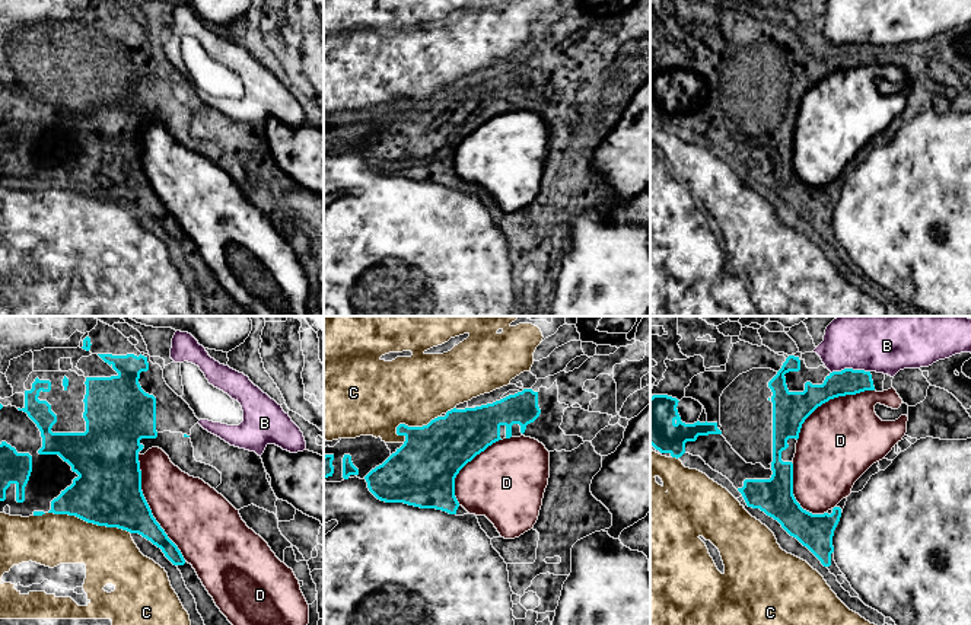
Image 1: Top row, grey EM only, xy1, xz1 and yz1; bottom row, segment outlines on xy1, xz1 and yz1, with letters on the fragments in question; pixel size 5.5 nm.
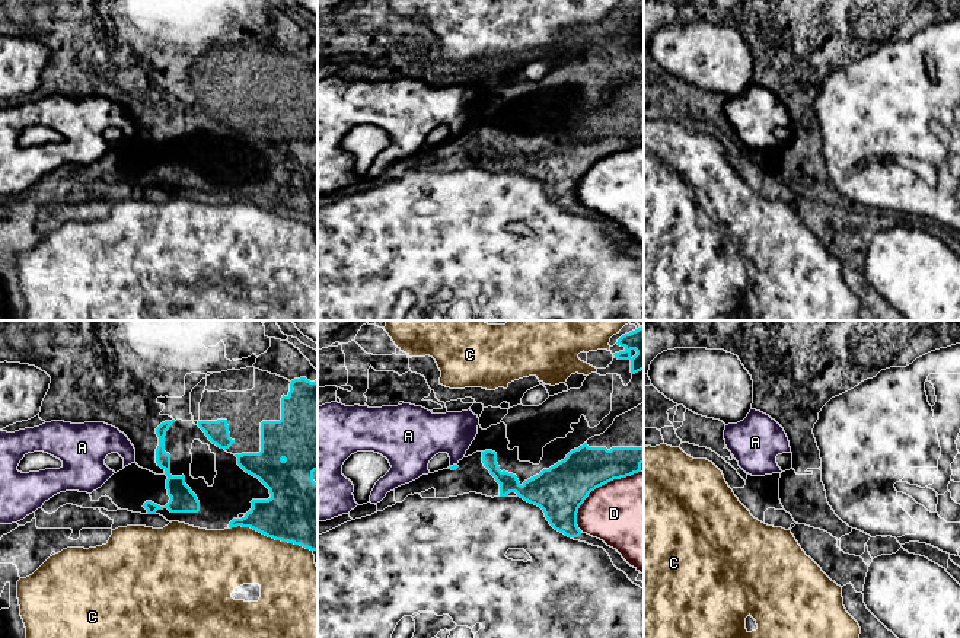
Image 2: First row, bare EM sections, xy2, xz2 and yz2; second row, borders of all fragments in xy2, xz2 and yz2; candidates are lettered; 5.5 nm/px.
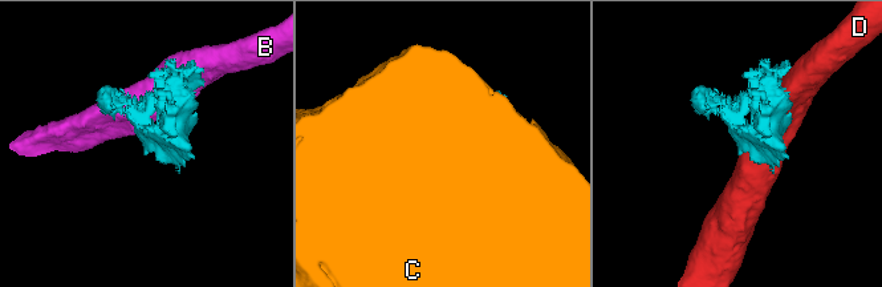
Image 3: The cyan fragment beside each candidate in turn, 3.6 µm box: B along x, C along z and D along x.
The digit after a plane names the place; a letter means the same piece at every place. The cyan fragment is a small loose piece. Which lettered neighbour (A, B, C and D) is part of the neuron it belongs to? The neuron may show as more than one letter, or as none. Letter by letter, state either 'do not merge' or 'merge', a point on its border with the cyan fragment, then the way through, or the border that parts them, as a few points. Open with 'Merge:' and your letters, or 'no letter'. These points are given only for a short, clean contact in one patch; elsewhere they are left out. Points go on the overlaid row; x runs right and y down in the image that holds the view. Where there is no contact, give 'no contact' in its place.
Merge: A
A: merge | xz2 (453, 465) | across xz2 (455, 466), (453, 465), (436, 436), (418, 436)
B: do not merge | yz1 (850, 369)
C: do not merge | xy2 (271, 536)
D: do not merge | xy1 (146, 503)

